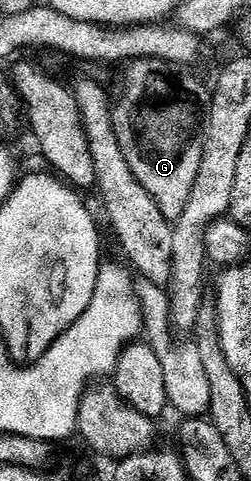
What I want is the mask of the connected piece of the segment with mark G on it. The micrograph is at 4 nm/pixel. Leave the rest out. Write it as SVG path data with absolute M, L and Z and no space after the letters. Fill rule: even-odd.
M146 57L130 62L126 69L123 81L127 84L127 90L119 102L114 102L111 114L117 143L121 147L121 155L125 155L125 163L129 163L129 171L137 175L137 183L153 195L153 203L161 207L161 215L174 223L185 211L185 203L189 203L189 194L193 192L193 183L197 180L197 171L201 171L203 126L213 104L213 93L191 74L194 72L161 59Z

